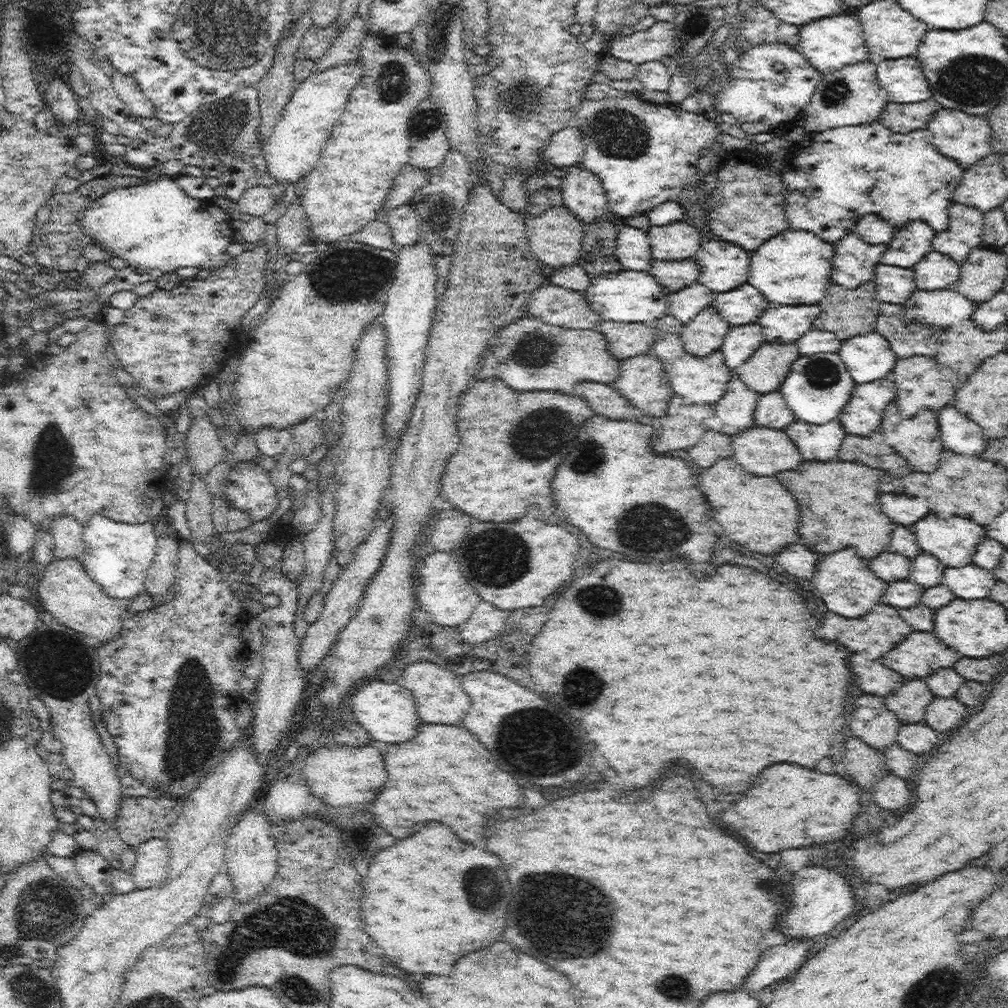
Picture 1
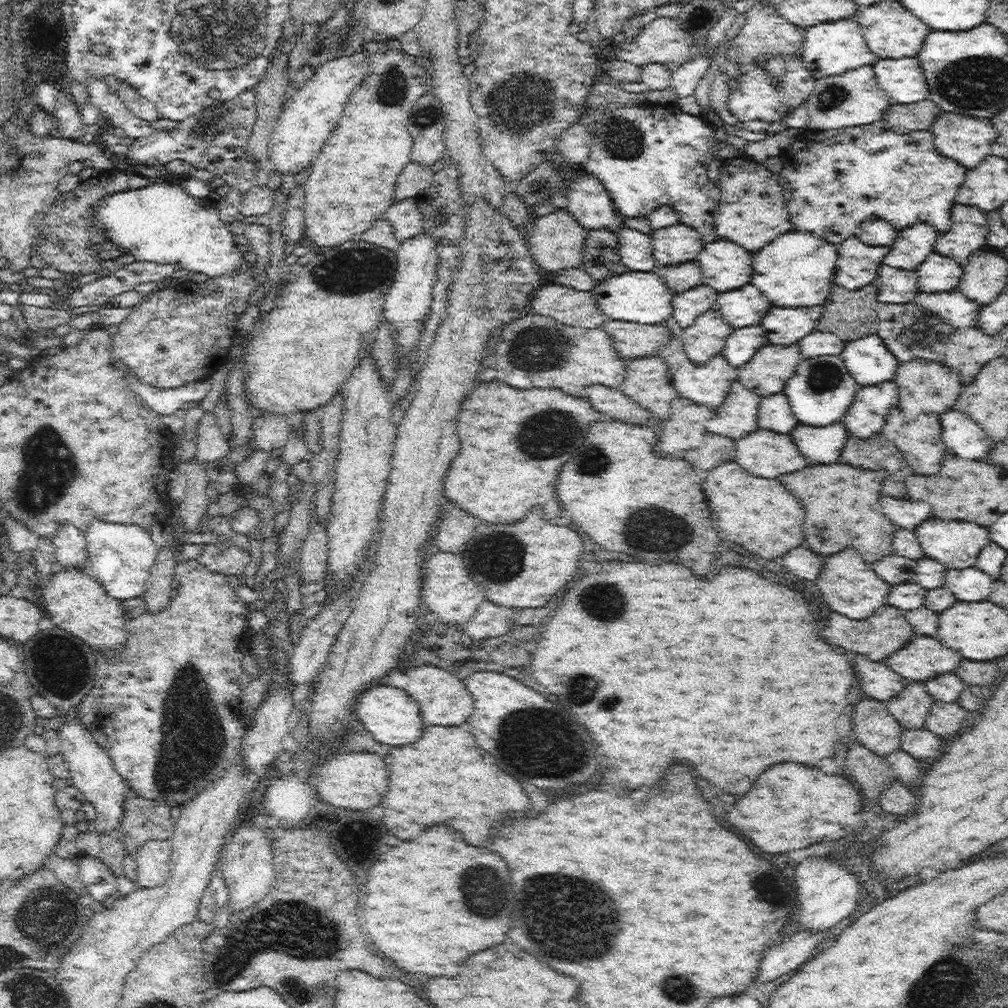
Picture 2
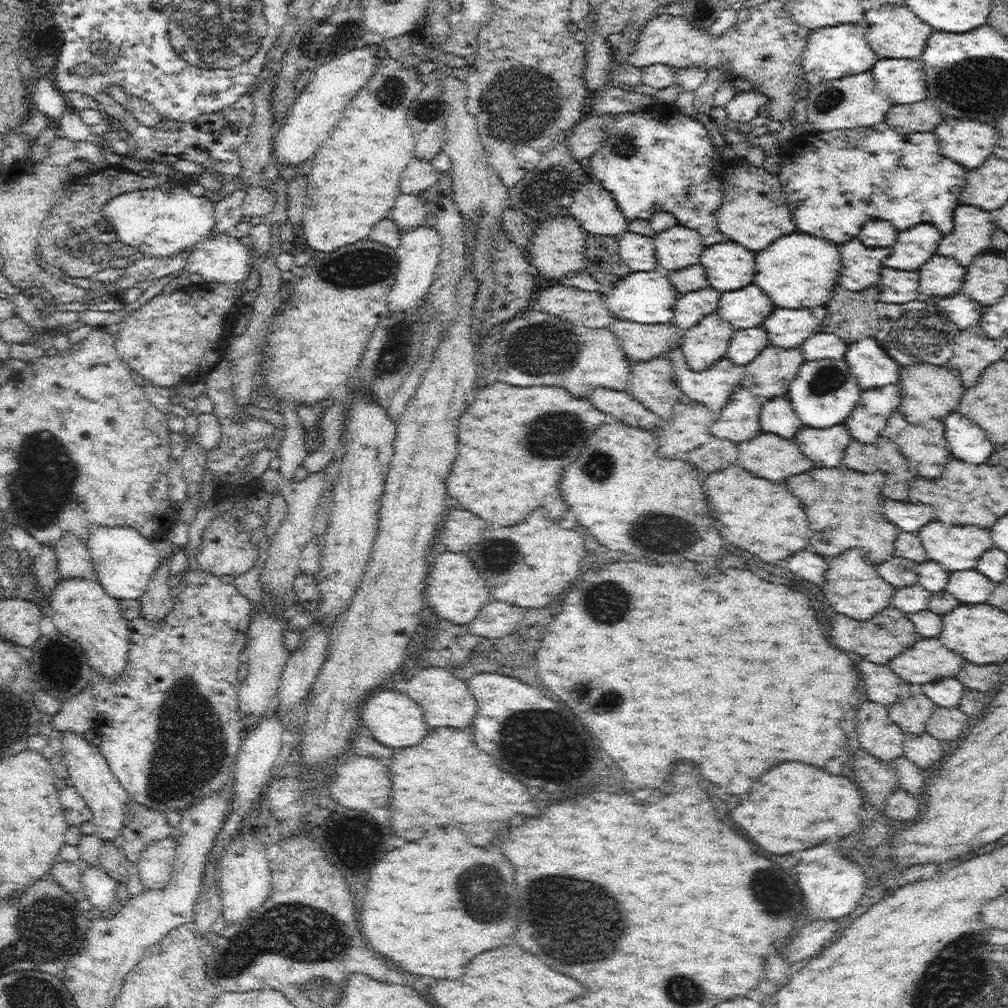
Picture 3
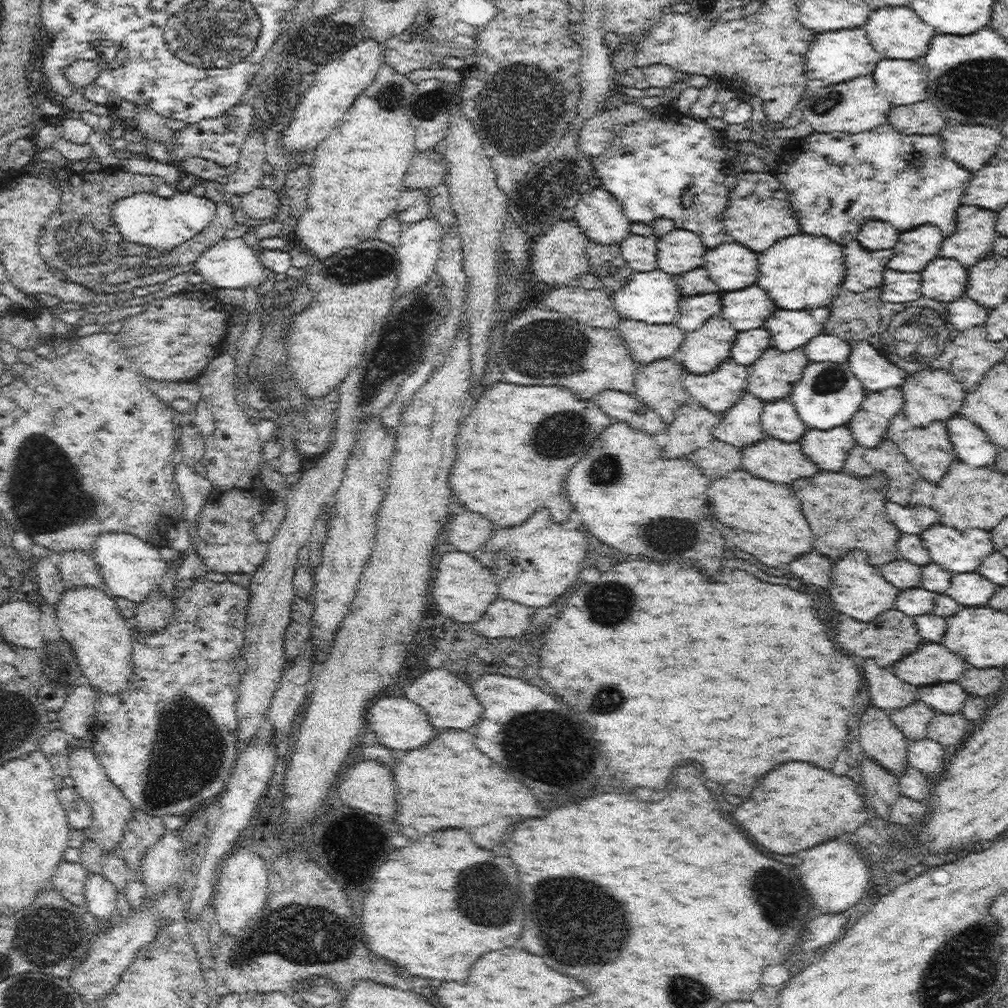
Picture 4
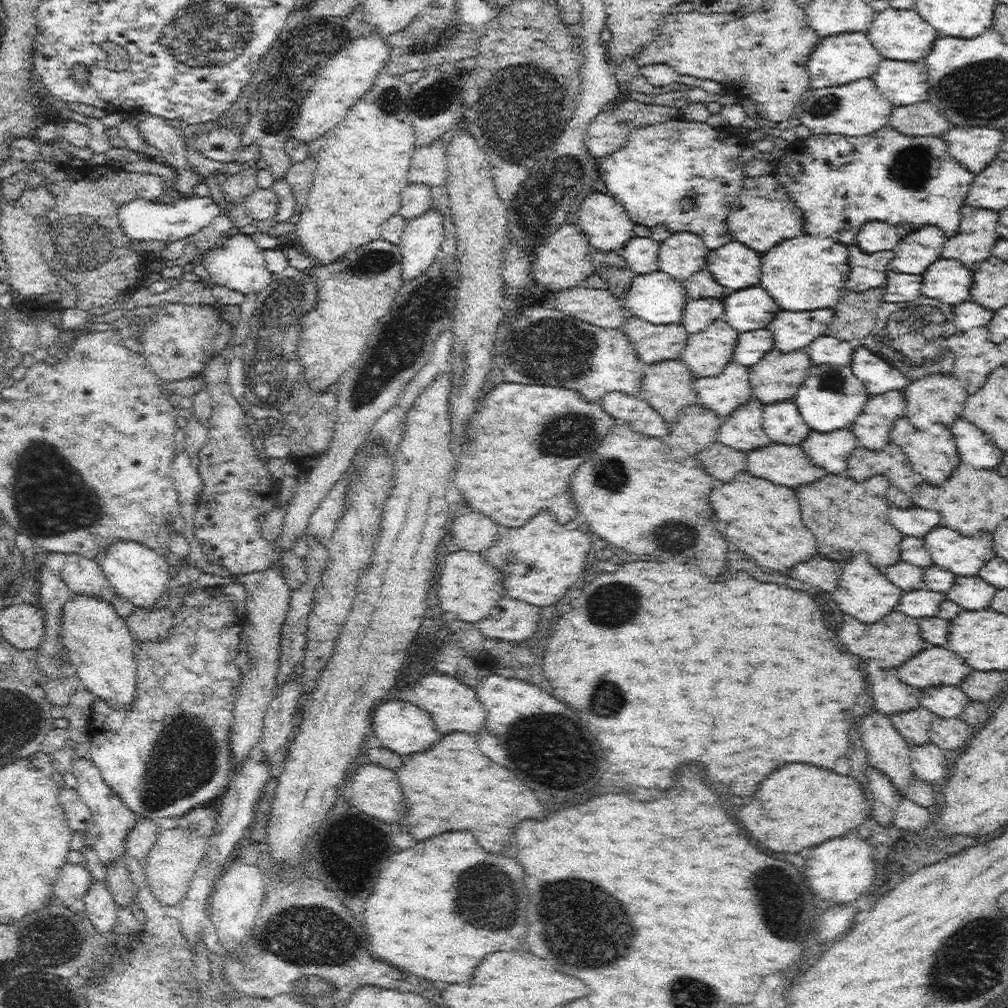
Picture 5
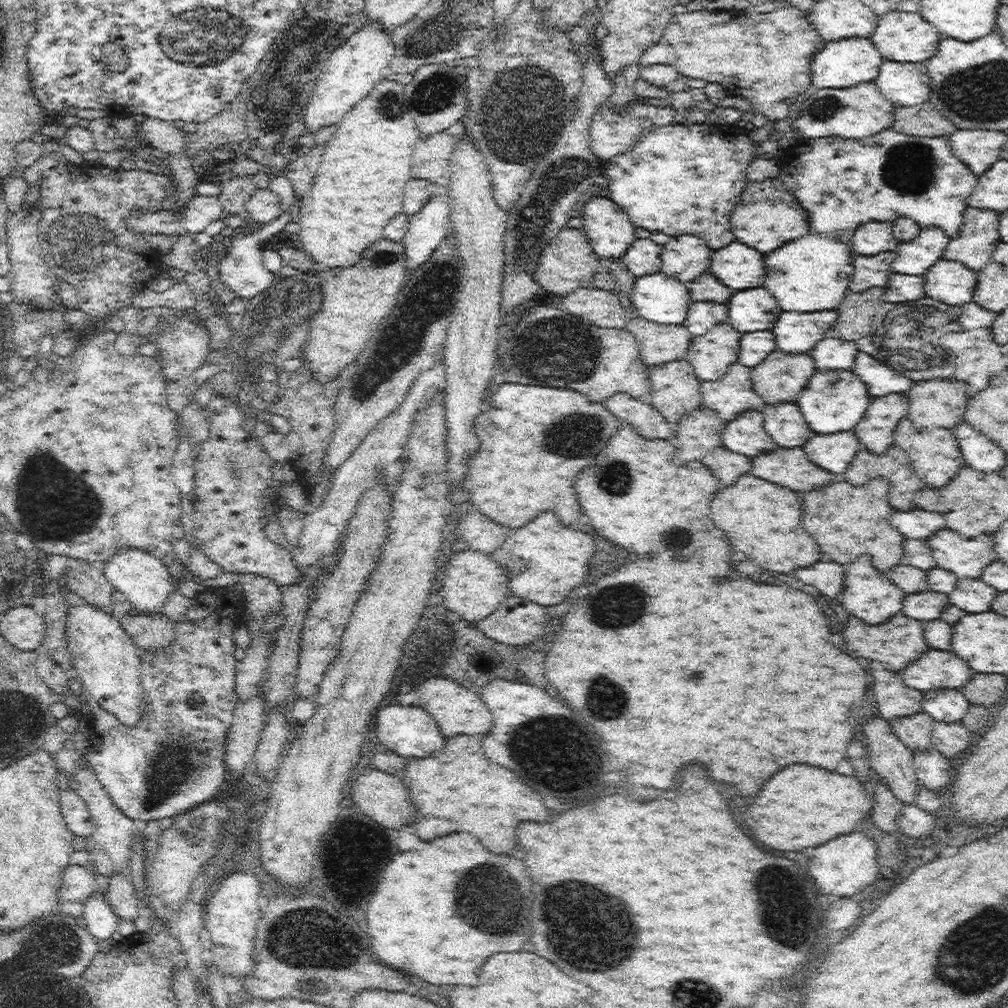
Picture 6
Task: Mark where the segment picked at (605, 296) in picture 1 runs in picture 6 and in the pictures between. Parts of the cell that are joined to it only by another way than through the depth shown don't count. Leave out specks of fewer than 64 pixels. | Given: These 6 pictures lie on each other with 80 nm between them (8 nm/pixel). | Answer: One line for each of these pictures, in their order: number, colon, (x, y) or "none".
2: (644, 297)
3: (649, 297)
4: (655, 297)
5: (656, 297)
6: (658, 297)

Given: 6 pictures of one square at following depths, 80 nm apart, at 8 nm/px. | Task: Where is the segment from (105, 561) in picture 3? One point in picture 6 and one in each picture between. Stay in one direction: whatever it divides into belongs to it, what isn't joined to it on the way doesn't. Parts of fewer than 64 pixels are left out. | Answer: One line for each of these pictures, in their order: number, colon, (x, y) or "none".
4: (132, 569)
5: (142, 576)
6: (146, 583)

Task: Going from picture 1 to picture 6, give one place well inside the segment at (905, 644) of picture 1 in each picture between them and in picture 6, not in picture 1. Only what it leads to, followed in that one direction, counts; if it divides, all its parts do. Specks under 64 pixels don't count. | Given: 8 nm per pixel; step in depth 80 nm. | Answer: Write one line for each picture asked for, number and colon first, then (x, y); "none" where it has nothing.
2: (922, 659)
3: (928, 661)
4: (933, 663)
5: (934, 667)
6: (938, 669)

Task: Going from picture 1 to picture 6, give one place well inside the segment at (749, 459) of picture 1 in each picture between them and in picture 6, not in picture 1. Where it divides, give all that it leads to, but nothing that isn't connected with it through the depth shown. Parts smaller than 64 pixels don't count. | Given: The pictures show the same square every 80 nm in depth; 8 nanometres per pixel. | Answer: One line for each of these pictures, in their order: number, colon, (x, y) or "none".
2: (767, 454)
3: (769, 456)
4: (775, 460)
5: (789, 465)
6: (791, 467)

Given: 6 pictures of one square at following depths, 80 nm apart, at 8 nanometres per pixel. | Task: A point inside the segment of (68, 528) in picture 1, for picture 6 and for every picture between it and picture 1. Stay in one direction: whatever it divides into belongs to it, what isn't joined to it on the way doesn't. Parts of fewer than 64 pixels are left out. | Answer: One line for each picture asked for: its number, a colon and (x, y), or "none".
2: (70, 544)
3: (74, 561)
4: (79, 570)
5: (83, 576)
6: (90, 584)

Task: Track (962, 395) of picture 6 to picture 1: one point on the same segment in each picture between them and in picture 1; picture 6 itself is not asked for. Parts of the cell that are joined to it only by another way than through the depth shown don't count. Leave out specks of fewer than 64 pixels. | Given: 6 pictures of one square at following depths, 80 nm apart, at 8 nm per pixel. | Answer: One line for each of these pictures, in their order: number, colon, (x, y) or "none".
1: (922, 385)
2: (914, 378)
3: (921, 383)
4: (925, 396)
5: (938, 398)

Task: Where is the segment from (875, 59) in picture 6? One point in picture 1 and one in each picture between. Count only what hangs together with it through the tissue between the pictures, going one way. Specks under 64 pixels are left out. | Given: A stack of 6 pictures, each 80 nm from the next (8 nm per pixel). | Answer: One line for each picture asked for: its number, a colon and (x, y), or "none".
1: (831, 44)
2: (834, 48)
3: (832, 54)
4: (833, 58)
5: (840, 60)

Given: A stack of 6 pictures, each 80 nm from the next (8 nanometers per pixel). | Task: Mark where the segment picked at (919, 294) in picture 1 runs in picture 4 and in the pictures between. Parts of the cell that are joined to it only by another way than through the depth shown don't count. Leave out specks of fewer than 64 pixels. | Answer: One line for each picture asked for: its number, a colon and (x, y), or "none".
2: (959, 310)
3: (964, 312)
4: (966, 313)

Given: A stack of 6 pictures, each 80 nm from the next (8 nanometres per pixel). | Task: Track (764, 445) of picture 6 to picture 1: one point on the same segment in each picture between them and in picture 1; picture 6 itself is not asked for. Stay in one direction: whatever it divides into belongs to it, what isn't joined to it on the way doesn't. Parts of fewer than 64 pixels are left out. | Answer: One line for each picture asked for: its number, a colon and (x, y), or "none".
1: (734, 414)
2: (737, 418)
3: (739, 421)
4: (741, 427)
5: (743, 431)

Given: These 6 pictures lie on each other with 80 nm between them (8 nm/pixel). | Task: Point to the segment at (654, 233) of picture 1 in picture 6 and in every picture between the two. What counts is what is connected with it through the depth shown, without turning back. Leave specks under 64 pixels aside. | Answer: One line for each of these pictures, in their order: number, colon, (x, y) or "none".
2: (673, 246)
3: (678, 248)
4: (681, 251)
5: (683, 255)
6: (687, 258)

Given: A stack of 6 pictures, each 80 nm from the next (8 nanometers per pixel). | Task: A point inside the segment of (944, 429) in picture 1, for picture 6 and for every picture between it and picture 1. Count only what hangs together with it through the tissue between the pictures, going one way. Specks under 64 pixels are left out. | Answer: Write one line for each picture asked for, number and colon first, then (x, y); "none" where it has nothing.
2: (965, 438)
3: (968, 442)
4: (970, 442)
5: (975, 447)
6: (983, 455)

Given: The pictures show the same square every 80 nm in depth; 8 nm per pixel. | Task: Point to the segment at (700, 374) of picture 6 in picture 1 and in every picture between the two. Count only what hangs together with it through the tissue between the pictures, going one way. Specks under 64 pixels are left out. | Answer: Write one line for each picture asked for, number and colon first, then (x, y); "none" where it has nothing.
1: (704, 334)
2: (706, 338)
3: (702, 346)
4: (703, 351)
5: (708, 354)

